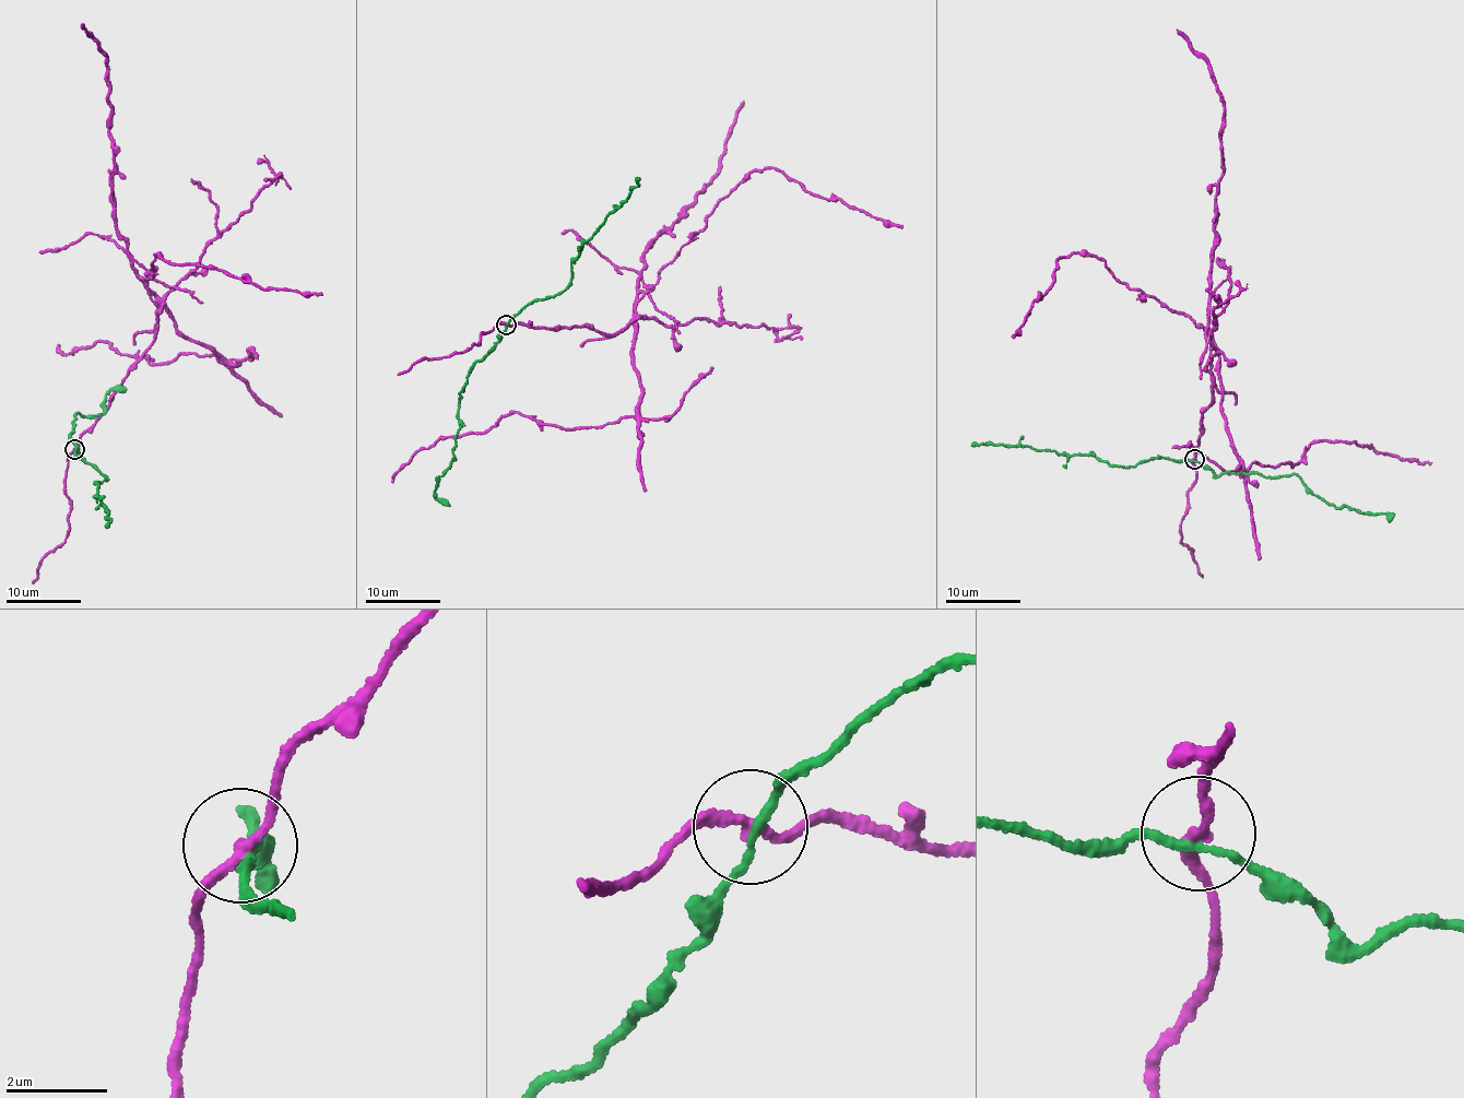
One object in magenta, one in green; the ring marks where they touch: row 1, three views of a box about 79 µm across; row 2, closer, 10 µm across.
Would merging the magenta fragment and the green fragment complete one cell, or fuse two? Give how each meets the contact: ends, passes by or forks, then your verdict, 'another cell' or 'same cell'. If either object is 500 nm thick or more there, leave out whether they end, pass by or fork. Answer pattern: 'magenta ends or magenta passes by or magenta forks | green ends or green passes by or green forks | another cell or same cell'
magenta passes by | green passes by | another cell

